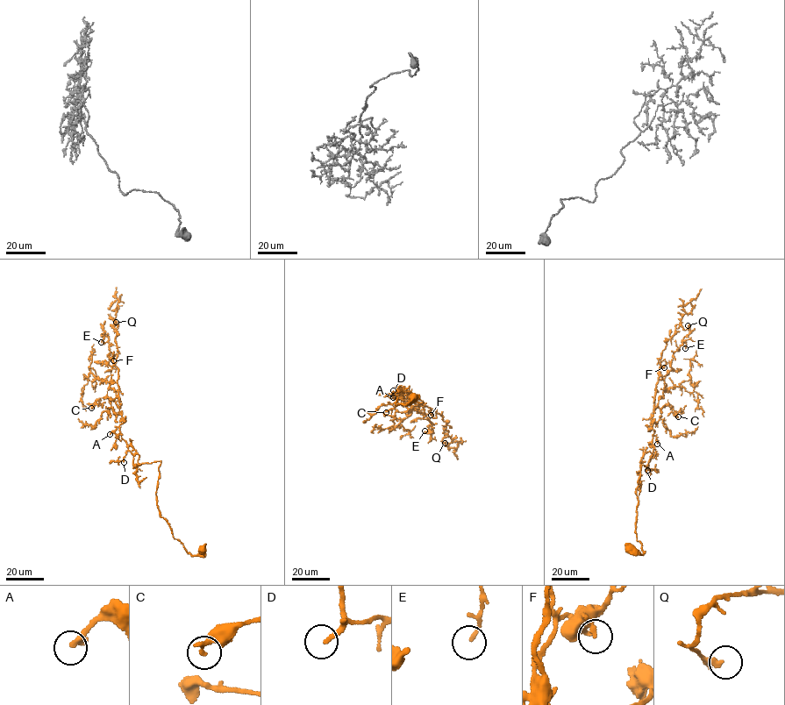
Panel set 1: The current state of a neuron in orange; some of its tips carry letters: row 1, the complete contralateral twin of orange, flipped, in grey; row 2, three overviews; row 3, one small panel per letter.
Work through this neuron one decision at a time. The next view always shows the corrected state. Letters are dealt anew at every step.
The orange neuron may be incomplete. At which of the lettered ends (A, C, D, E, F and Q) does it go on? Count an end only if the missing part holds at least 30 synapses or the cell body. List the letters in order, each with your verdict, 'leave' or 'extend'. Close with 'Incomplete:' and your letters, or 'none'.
A: extend
C: leave
D: extend
E: leave
F: leave
Q: leave
Incomplete: A, D

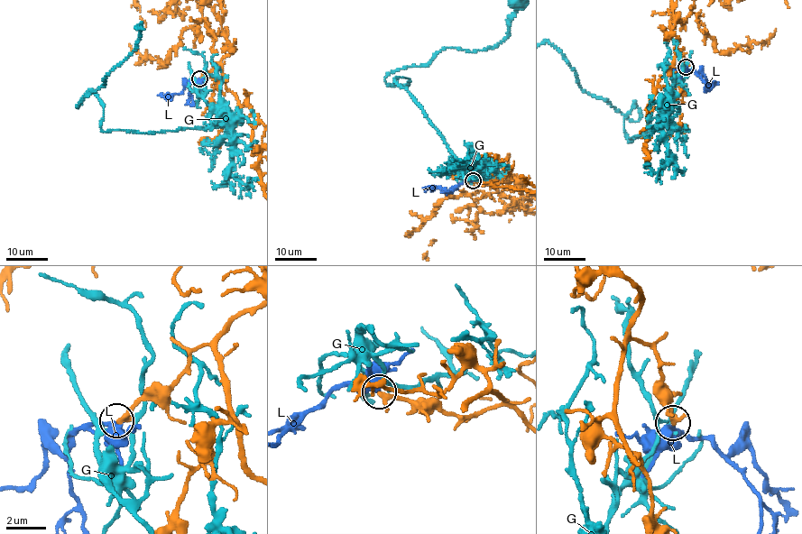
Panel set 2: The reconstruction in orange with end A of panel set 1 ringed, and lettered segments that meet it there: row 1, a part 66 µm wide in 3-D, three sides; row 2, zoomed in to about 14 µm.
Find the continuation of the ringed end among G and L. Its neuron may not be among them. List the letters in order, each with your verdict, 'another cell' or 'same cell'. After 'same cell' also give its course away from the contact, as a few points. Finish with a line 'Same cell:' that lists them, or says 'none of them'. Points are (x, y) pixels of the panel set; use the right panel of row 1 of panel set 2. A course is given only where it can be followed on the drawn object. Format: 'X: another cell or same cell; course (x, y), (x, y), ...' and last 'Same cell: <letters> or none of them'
G: another cell
L: same cell; course (686, 67), (701, 72), (713, 87), (717, 82)
Same cell: L

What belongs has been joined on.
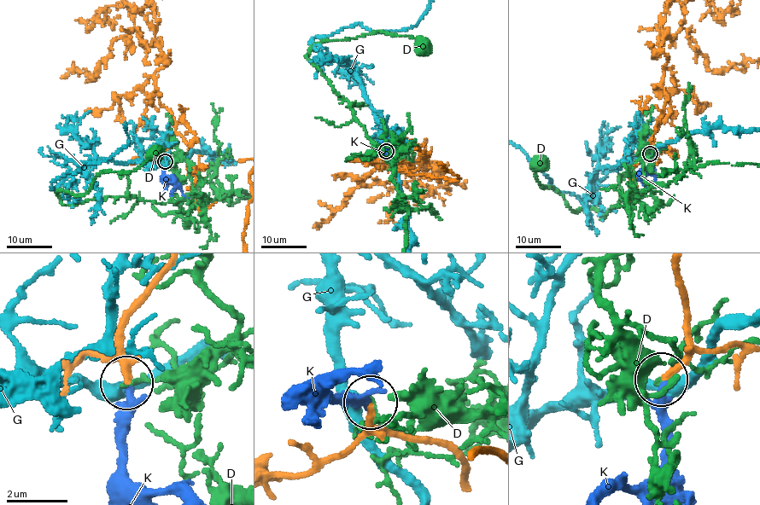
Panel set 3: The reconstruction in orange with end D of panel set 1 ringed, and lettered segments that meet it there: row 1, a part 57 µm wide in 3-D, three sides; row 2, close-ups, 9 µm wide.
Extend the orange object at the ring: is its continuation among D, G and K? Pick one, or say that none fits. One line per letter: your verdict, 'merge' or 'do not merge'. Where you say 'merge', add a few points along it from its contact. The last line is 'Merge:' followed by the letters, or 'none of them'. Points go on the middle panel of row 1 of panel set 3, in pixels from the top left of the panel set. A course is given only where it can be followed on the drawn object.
D: do not merge
G: do not merge
K: do not merge
Merge: none of them

